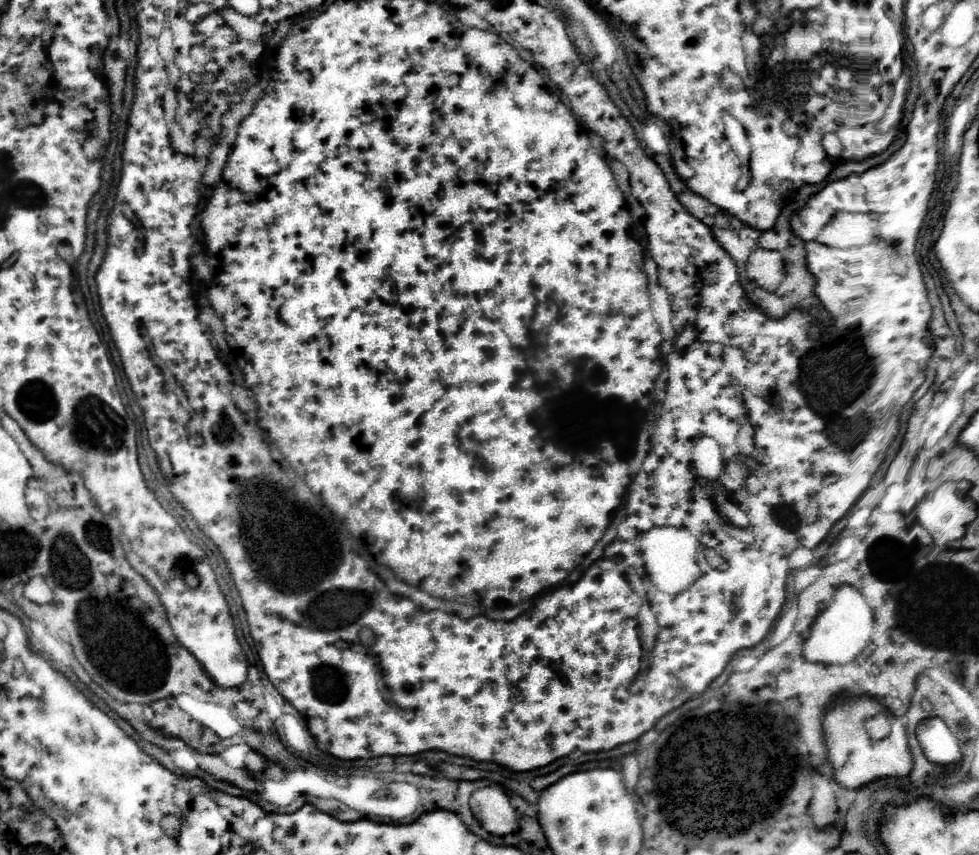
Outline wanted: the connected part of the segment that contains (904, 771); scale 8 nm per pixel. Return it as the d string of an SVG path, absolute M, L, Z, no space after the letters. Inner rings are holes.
M836 698L826 716L824 716L824 734L826 734L826 746L828 746L828 760L834 768L834 778L838 784L842 784L848 790L860 790L862 786L878 780L878 778L900 778L908 776L914 760L908 746L906 728L900 722L900 718L892 718L892 734L884 740L872 740L868 738L864 730L864 722L876 714L886 712L886 708L872 700L872 698Z

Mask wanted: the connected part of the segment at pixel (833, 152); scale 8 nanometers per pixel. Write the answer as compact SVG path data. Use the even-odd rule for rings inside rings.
M828 134L828 136L824 136L822 144L824 144L824 150L828 152L828 156L832 156L832 160L838 160L838 158L840 158L840 152L842 152L842 144L838 142L836 134Z

